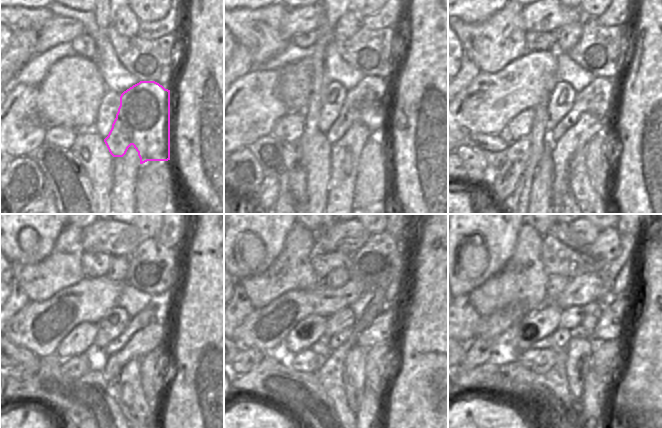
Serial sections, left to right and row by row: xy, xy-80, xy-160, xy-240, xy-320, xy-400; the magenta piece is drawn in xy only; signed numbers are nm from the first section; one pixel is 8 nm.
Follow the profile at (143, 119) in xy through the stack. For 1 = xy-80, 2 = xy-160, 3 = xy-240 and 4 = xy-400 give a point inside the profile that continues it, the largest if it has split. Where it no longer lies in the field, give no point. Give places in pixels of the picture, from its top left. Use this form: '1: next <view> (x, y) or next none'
1: next xy-80 (367, 103)
2: next xy-160 (597, 99)
3: next xy-240 (151, 313)
4: next xy-400 (561, 337)

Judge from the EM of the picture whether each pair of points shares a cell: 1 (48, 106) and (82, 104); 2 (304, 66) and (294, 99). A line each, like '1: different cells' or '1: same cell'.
1: same cell
2: same cell

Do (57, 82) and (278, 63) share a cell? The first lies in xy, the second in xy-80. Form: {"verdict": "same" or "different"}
{"verdict": "different"}

